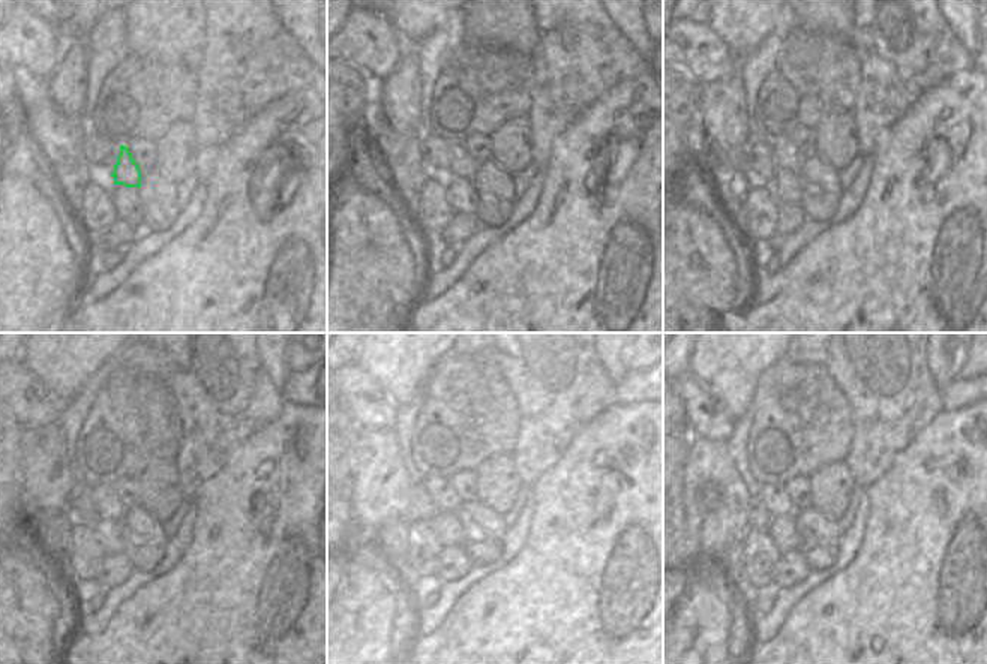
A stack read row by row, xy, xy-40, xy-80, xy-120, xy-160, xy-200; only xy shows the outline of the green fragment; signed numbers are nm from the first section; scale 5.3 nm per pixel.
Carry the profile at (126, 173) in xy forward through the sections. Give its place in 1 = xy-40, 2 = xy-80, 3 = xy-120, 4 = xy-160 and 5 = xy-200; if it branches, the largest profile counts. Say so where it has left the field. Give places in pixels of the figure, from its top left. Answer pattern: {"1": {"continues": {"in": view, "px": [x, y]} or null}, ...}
{"1": {"continues": {"in": "xy-40", "px": [464, 167]}}, "2": {"continues": {"in": "xy-80", "px": [785, 158]}}, "3": {"continues": {"in": "xy-120", "px": [105, 498]}}, "4": {"continues": {"in": "xy-160", "px": [440, 492]}}, "5": {"continues": {"in": "xy-200", "px": [774, 496]}}}

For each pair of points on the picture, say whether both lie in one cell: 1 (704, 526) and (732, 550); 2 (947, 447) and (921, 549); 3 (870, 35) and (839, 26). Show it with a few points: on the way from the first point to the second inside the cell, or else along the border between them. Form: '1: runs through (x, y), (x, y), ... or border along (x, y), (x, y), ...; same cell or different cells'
1: border along (741, 541), (734, 541), (719, 556); different cells
2: runs through (941, 472), (941, 480), (930, 492), (930, 523); same cell
3: border along (855, 15), (852, 32), (846, 38); different cells

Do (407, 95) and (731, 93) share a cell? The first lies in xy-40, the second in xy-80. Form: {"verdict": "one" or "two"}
{"verdict": "one"}

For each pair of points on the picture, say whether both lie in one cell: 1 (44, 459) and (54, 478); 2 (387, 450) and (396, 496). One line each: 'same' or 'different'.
1: same
2: same

